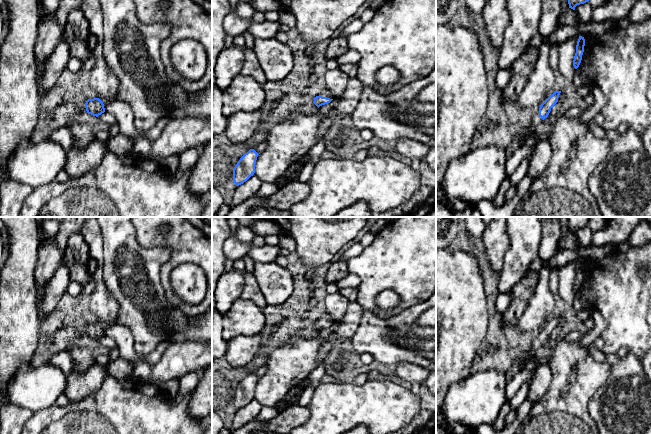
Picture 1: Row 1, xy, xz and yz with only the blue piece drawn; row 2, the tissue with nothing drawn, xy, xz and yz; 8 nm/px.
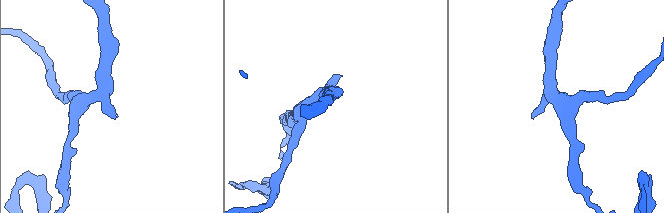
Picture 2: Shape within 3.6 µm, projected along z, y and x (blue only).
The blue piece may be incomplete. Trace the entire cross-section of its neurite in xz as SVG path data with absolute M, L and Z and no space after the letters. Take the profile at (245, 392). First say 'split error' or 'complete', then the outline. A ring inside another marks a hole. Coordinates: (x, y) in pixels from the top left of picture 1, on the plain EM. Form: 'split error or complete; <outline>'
complete; M250 373L237 386L233 393L233 406L236 410L243 408L254 399L258 379L254 373Z

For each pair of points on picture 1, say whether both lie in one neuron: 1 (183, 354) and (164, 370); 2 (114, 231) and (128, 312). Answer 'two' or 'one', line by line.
1: one
2: one

